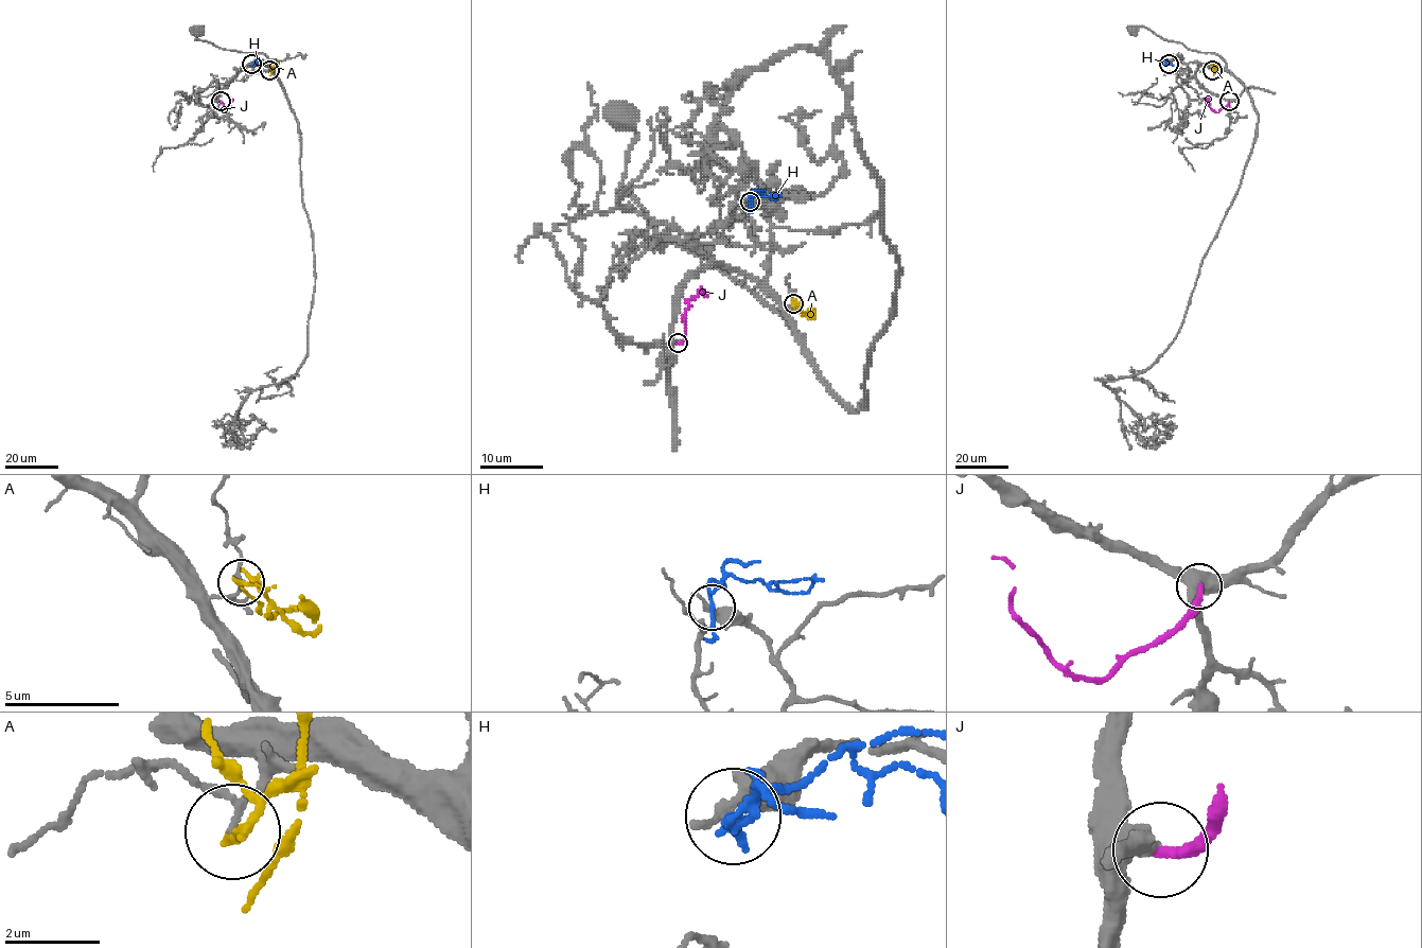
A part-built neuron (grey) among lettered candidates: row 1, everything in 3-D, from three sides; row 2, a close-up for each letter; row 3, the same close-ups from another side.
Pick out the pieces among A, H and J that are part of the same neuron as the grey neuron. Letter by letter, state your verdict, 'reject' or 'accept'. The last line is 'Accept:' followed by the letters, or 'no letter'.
A: reject
H: reject
J: reject
Accept: no letter

